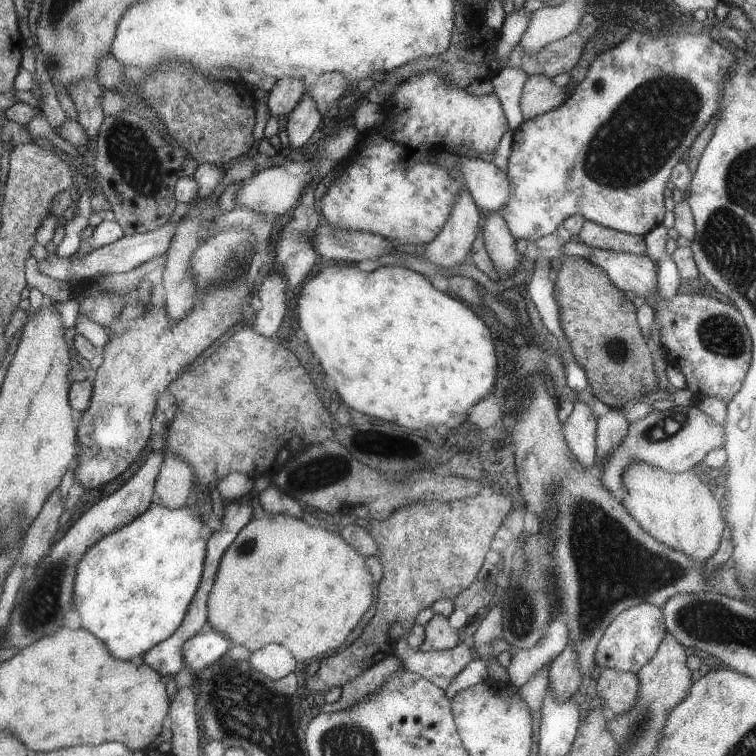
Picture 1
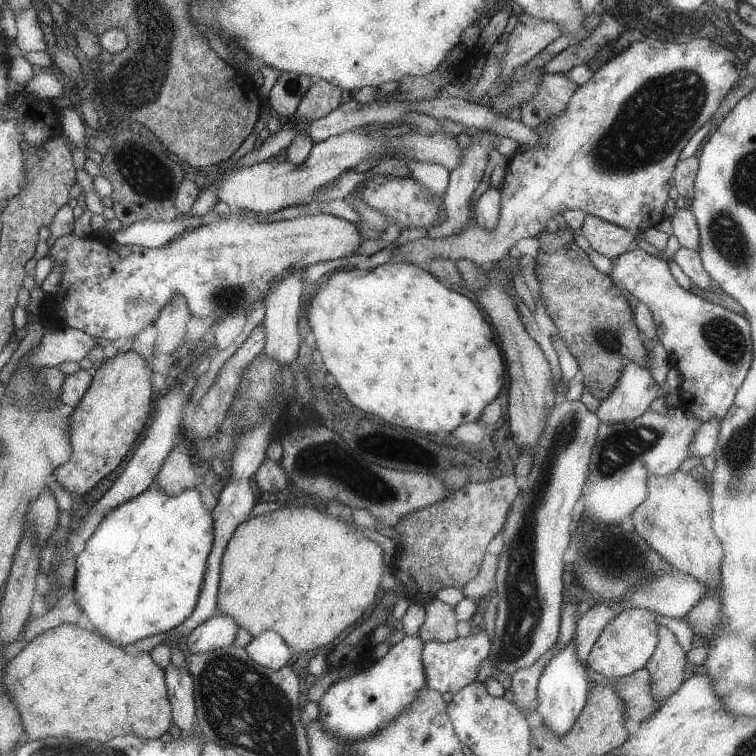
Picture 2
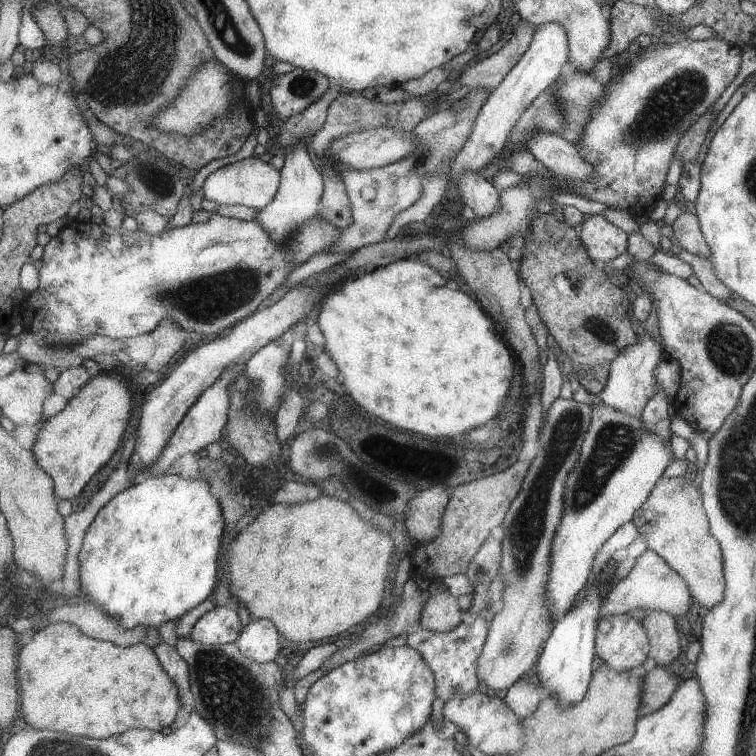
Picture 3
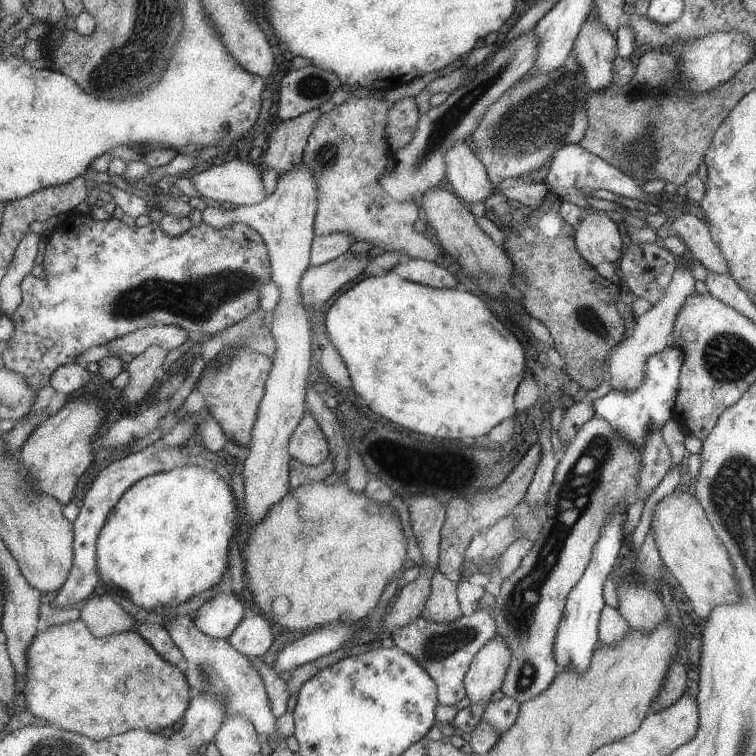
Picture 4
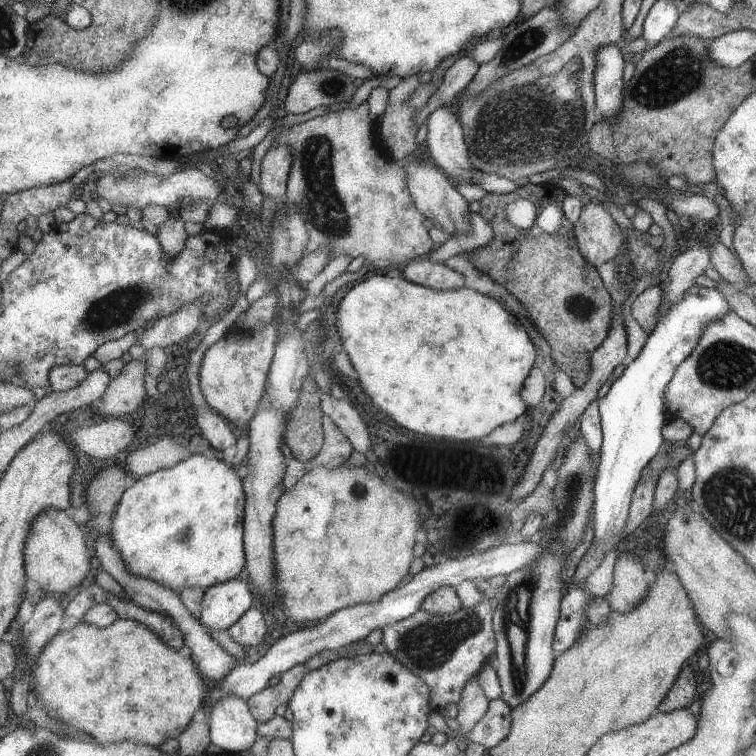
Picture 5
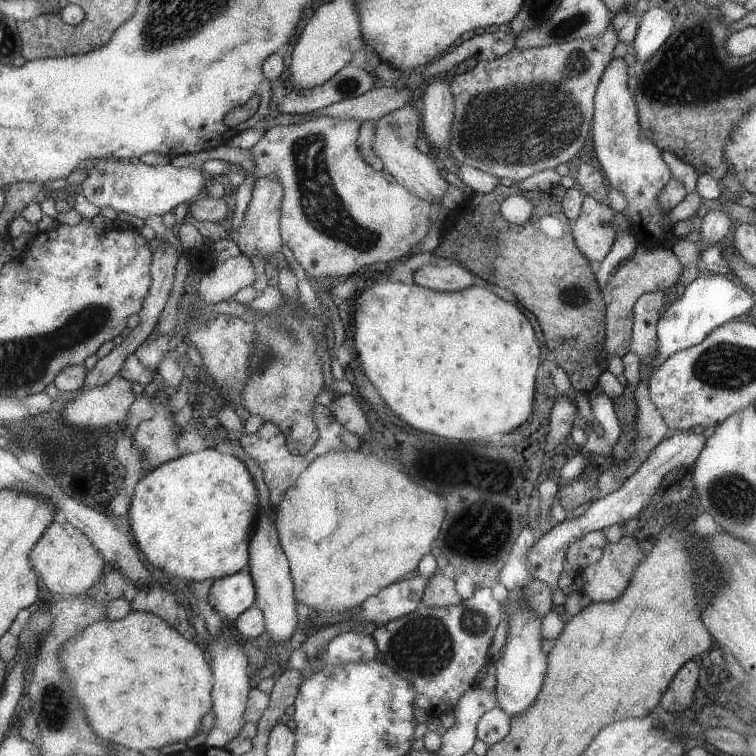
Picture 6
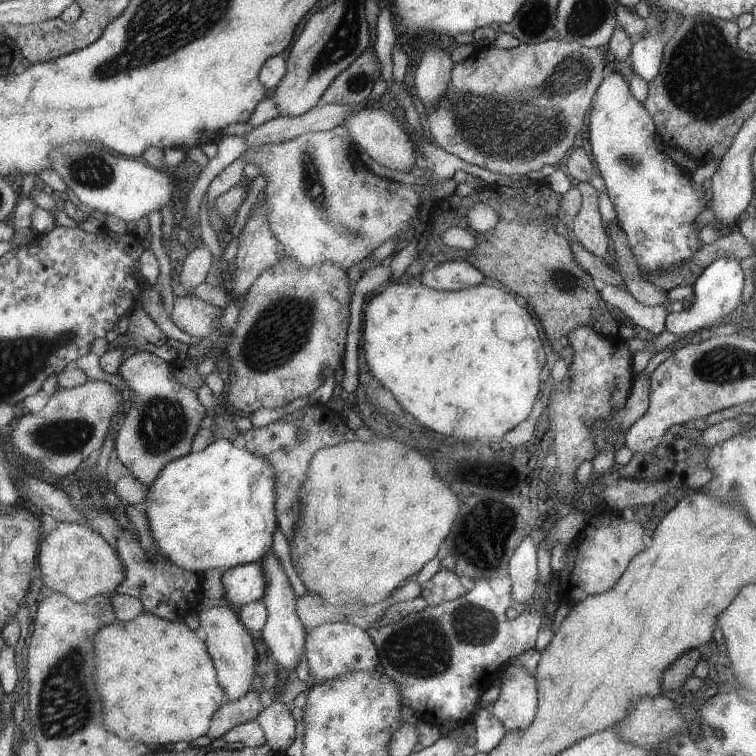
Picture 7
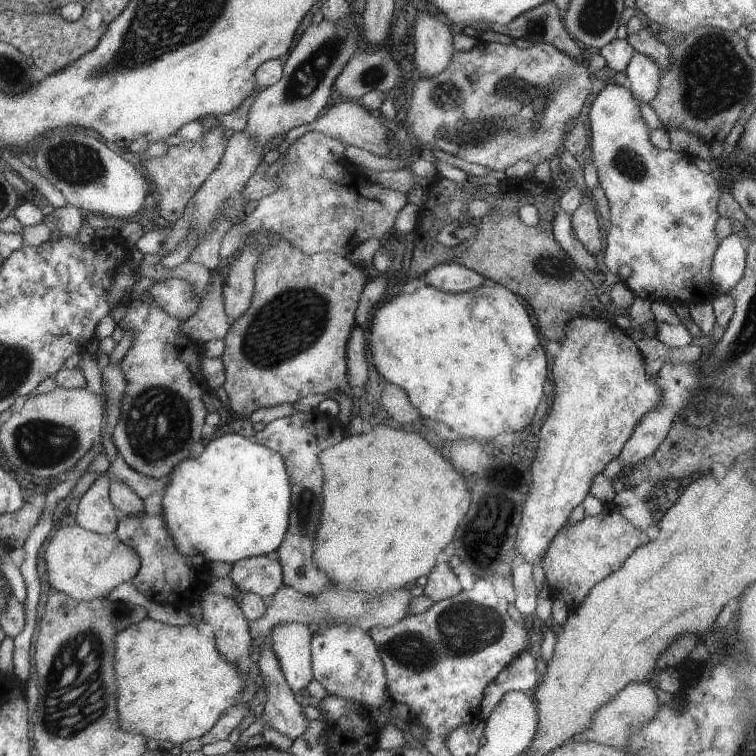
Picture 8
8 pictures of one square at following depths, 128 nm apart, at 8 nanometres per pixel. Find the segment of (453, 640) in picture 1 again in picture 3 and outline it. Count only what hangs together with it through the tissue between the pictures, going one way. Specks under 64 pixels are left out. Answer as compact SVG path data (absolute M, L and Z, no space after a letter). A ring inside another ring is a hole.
M436 590L436 593L425 601L417 625L431 632L449 632L461 623L456 598L447 590Z

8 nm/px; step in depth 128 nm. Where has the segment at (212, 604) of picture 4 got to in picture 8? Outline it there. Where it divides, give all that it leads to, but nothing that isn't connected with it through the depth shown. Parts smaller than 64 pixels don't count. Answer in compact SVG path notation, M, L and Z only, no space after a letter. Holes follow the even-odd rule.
M235 433L219 436L207 442L201 454L189 456L175 466L161 495L160 514L180 555L201 555L207 564L221 561L232 565L228 577L234 586L261 598L274 594L283 584L281 562L269 560L289 526L291 486L280 454Z

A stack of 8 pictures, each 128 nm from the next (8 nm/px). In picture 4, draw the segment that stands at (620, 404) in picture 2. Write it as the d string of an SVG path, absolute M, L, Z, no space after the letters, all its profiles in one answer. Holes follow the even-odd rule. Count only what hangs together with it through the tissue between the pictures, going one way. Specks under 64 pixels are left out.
M683 260L681 264L675 266L669 284L665 286L663 296L659 298L659 302L655 302L650 310L635 318L635 328L633 332L625 338L625 342L613 354L605 360L609 366L609 384L615 390L635 390L639 380L643 380L643 362L649 354L655 354L667 346L669 343L669 334L671 333L673 322L675 322L675 314L677 310L683 306L685 298L689 294L693 294L694 284L696 280L692 277L690 268L686 267Z

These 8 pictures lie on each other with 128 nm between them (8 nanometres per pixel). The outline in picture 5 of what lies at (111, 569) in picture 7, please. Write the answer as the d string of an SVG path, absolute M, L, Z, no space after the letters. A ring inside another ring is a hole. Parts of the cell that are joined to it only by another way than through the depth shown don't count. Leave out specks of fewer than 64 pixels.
M53 509L41 514L35 518L35 524L31 528L29 542L25 548L26 570L29 581L33 586L40 586L47 592L66 595L69 590L75 587L82 588L85 586L95 571L91 568L91 558L95 557L92 550L86 530L73 519L65 514L64 510Z

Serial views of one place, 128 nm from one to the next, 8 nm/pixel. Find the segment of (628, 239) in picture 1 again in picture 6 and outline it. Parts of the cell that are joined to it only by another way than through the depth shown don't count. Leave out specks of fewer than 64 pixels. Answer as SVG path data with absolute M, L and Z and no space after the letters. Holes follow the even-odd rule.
M584 194L579 214L571 222L571 229L574 243L588 260L603 260L609 252L613 238L617 236L616 224L613 224L615 213Z

